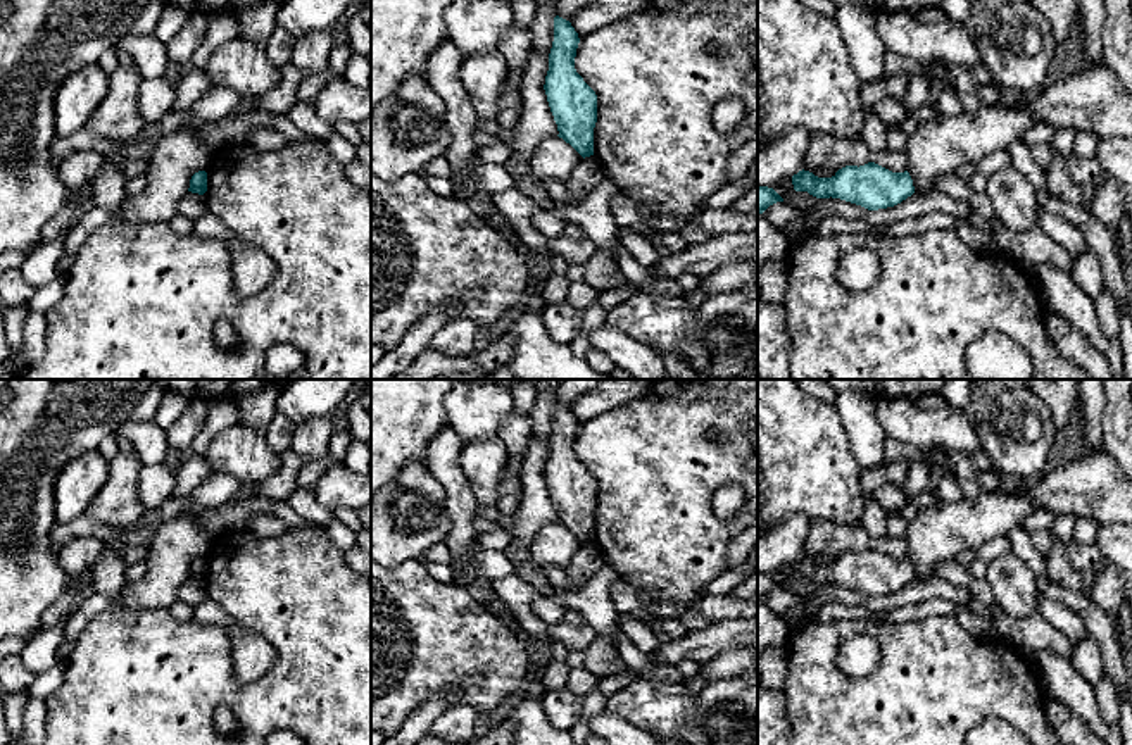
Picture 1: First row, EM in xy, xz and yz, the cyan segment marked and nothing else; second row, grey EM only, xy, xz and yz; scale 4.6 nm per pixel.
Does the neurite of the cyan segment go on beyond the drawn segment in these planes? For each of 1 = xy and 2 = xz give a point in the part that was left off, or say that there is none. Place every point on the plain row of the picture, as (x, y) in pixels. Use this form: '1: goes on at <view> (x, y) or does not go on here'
1: does not go on here
2: does not go on here

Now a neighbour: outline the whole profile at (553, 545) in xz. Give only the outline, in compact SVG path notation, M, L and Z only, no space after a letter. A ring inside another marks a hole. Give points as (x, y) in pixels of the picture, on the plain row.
M549 523L533 535L530 552L540 567L559 566L566 569L582 545L563 524Z

